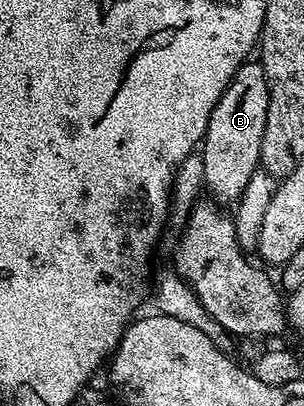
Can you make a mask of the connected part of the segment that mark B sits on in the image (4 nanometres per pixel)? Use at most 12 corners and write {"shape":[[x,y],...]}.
{"shape":[[246,60],[200,151],[207,190],[236,203],[261,164],[269,89]]}

